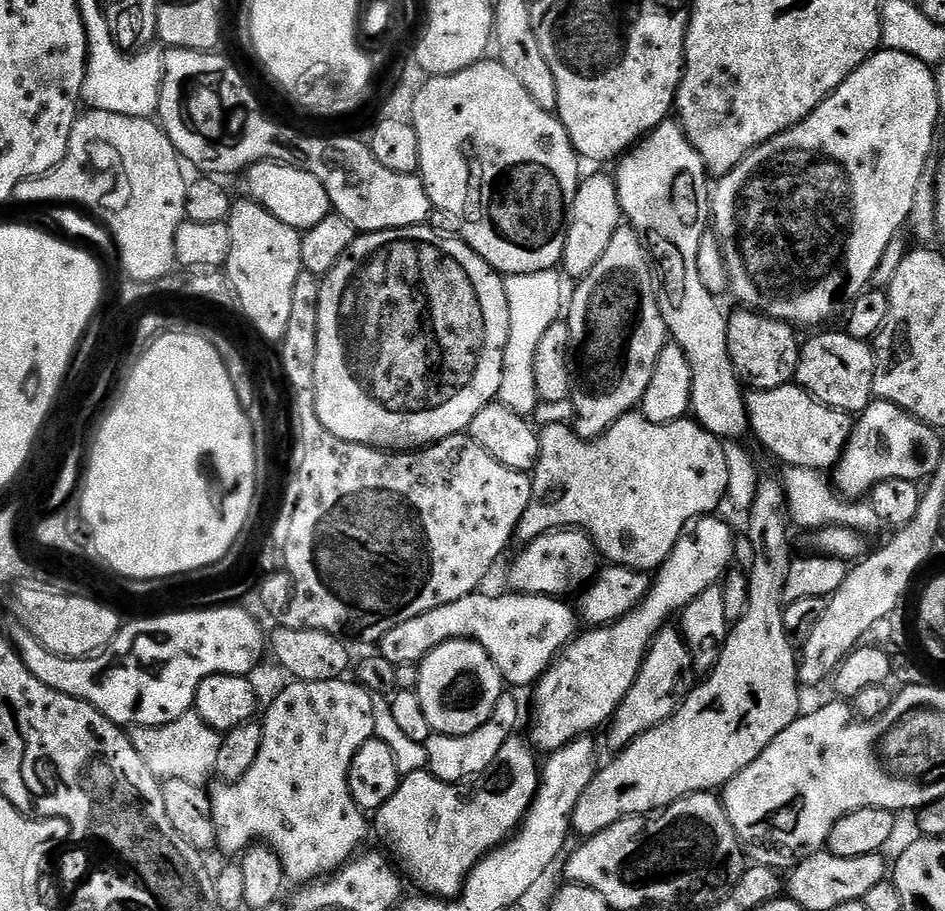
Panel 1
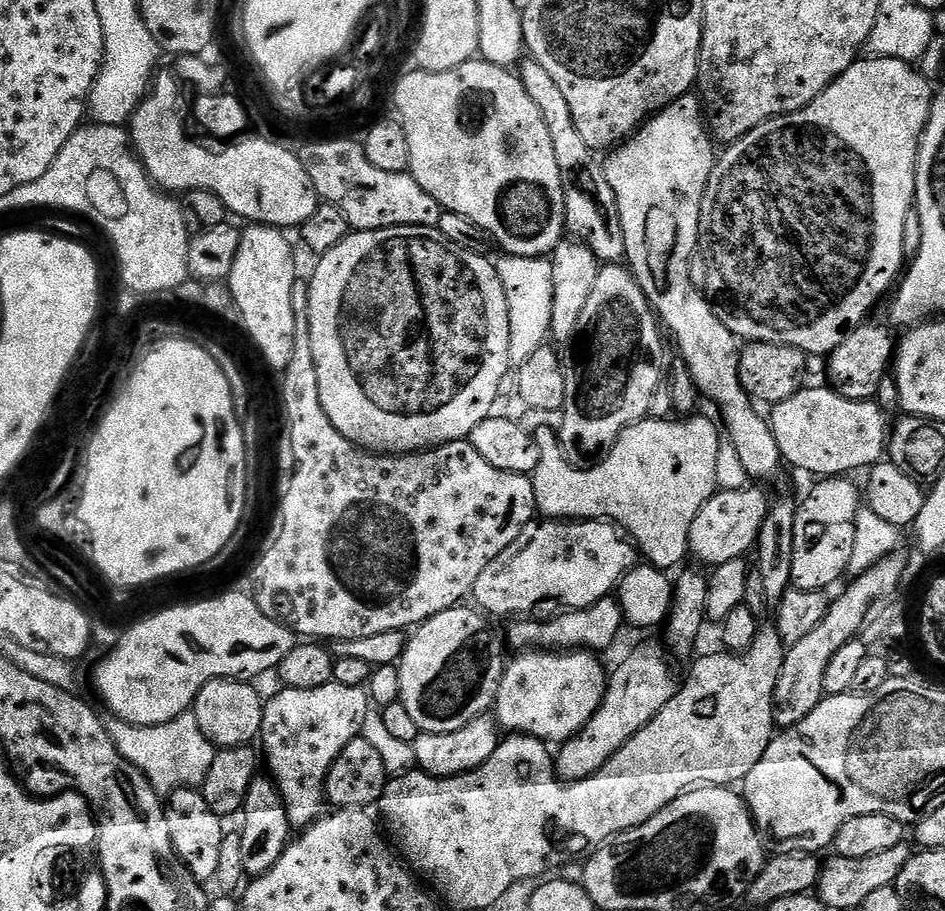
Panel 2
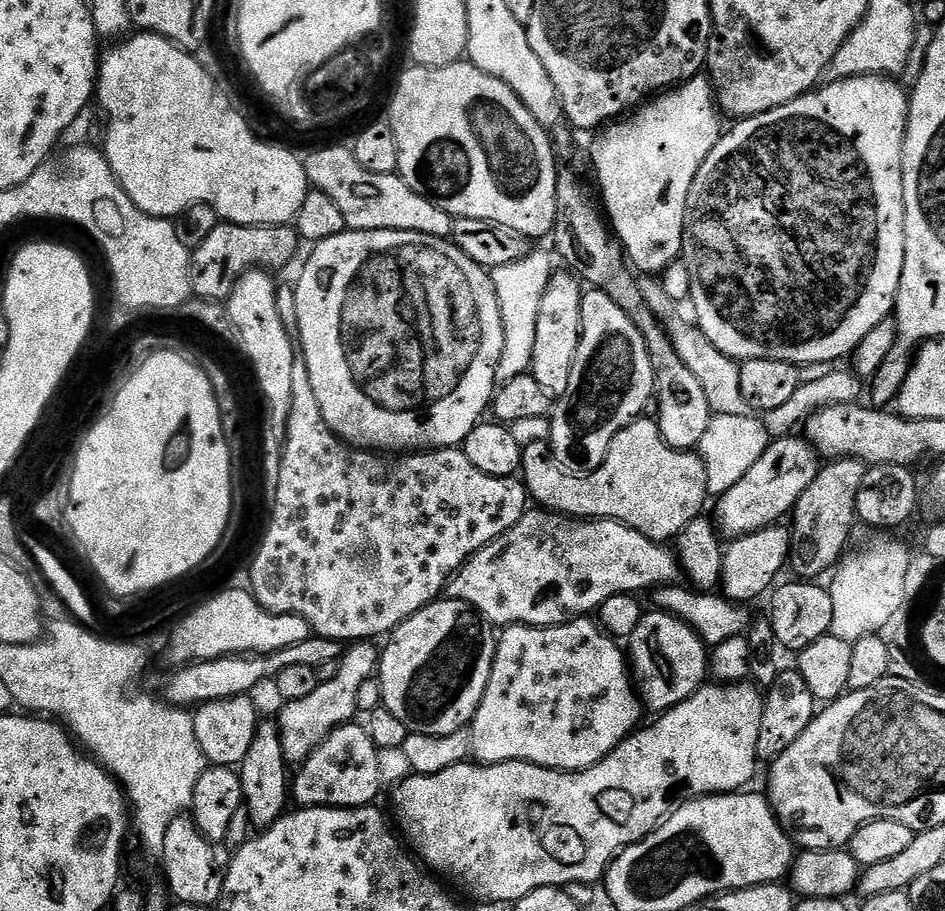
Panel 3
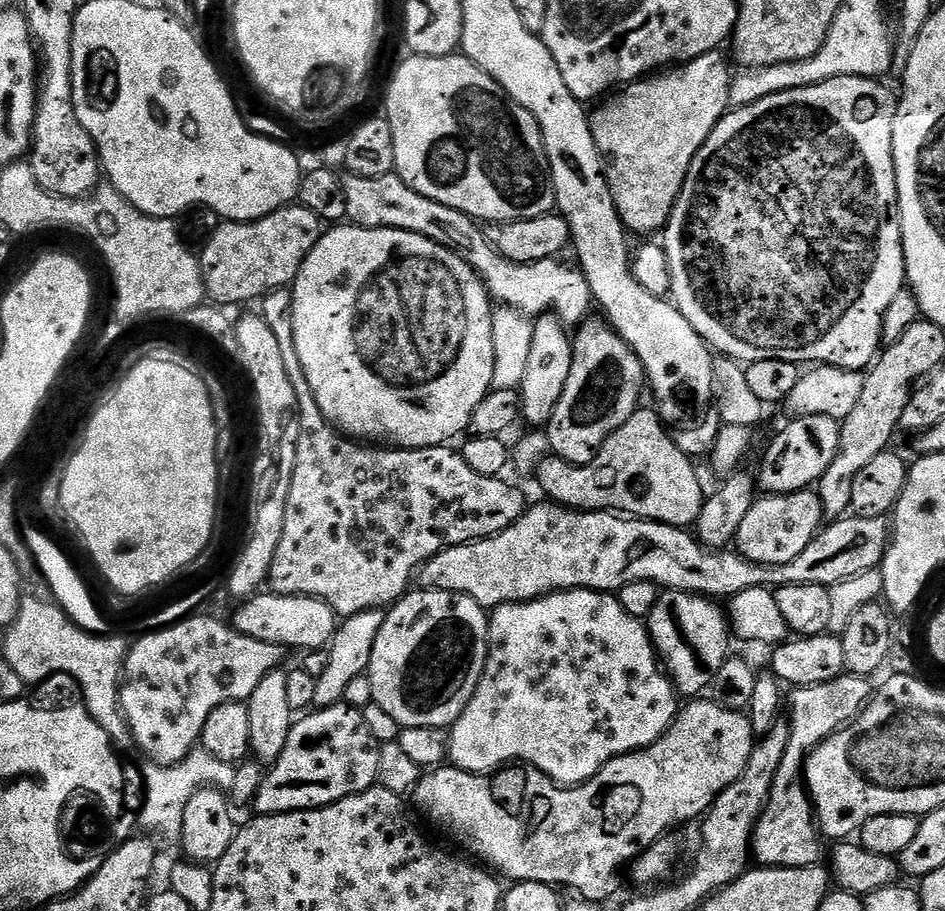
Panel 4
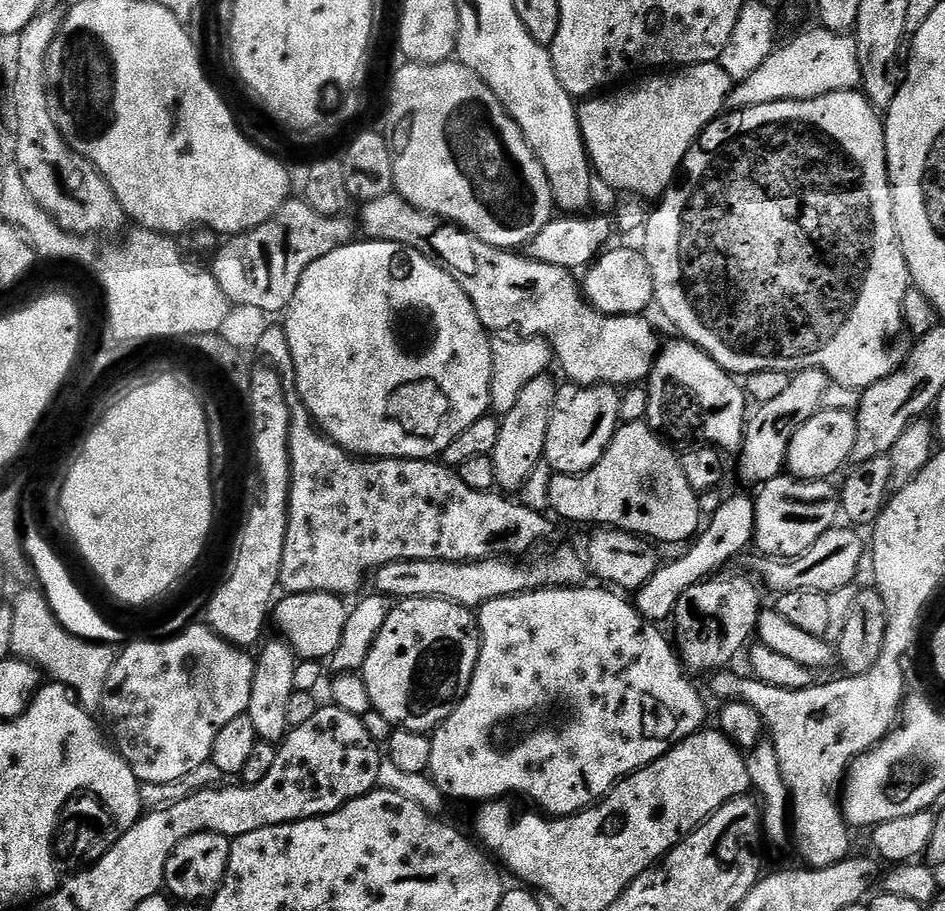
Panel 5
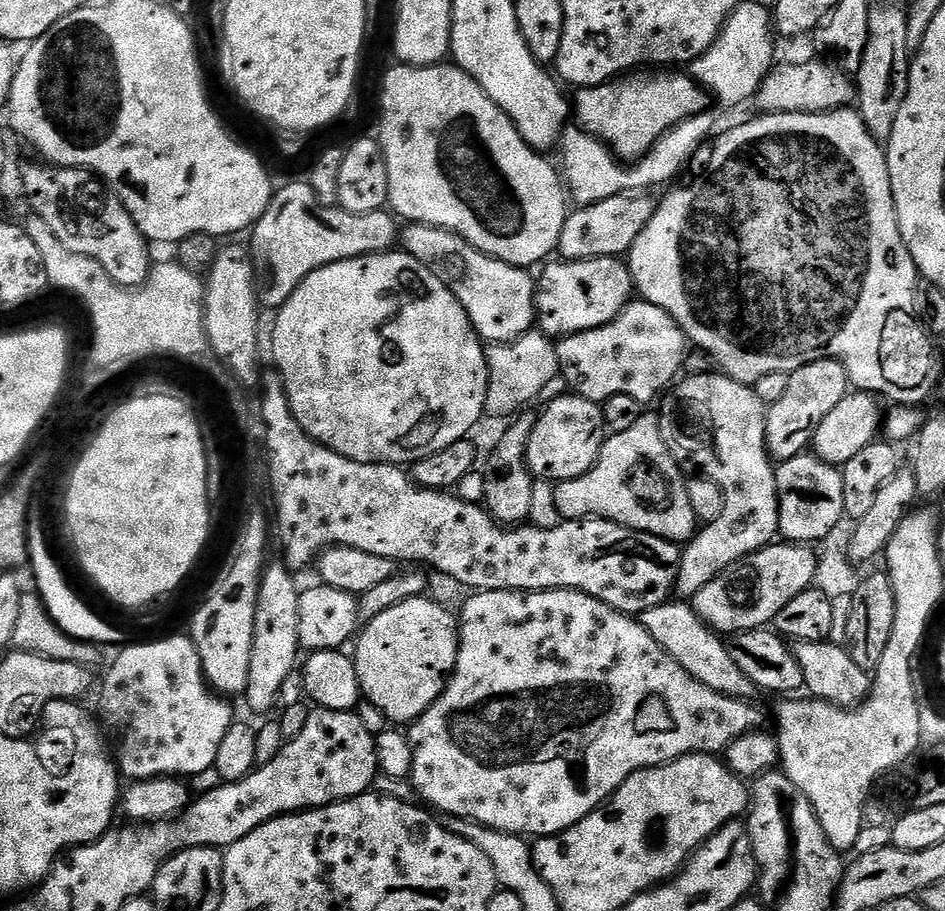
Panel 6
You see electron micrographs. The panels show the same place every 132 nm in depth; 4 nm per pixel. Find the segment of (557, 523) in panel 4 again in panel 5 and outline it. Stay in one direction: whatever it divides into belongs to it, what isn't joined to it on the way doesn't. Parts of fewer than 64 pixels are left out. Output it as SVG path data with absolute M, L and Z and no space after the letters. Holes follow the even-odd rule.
M833 526L806 554L798 554L792 560L779 560L773 556L757 555L755 575L762 581L765 589L773 588L773 593L793 592L794 590L814 590L825 594L836 592L839 588L849 587L856 576L856 567L866 560L866 540L859 536L859 531L851 527ZM556 548L553 552L548 552L545 556L540 556L537 558L533 564L520 564L524 562L517 562L512 558L493 558L491 560L469 560L467 562L457 562L454 560L399 560L398 562L390 562L386 566L376 569L375 572L371 573L370 584L373 584L375 591L381 596L386 596L391 598L393 601L399 602L401 600L421 600L422 598L430 598L431 600L449 600L455 604L460 604L464 608L470 608L473 610L479 609L481 604L490 602L494 598L502 598L503 596L516 596L520 592L534 592L538 588L566 588L569 586L576 586L581 583L580 580L586 576L586 560L583 555L580 556L572 548Z

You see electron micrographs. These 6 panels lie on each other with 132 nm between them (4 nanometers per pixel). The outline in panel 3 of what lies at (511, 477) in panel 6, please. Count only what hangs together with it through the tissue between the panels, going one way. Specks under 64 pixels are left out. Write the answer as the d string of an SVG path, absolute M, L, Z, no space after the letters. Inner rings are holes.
M557 271L542 294L542 306L538 306L538 330L534 334L534 354L530 374L546 390L549 397L559 398L570 386L570 370L574 366L574 354L580 341L582 326L582 284L571 271Z

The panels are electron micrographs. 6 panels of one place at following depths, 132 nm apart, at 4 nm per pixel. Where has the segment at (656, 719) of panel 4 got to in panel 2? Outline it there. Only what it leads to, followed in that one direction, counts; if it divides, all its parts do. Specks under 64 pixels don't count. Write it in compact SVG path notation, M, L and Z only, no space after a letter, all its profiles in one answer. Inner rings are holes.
M520 650L515 653L516 657L509 659L504 666L504 672L500 675L500 685L496 691L496 703L494 705L494 719L501 729L508 734L519 734L521 736L533 736L536 740L547 742L552 746L559 746L574 738L594 718L598 706L602 706L602 698L608 689L609 673L599 664L597 657L587 650Z

